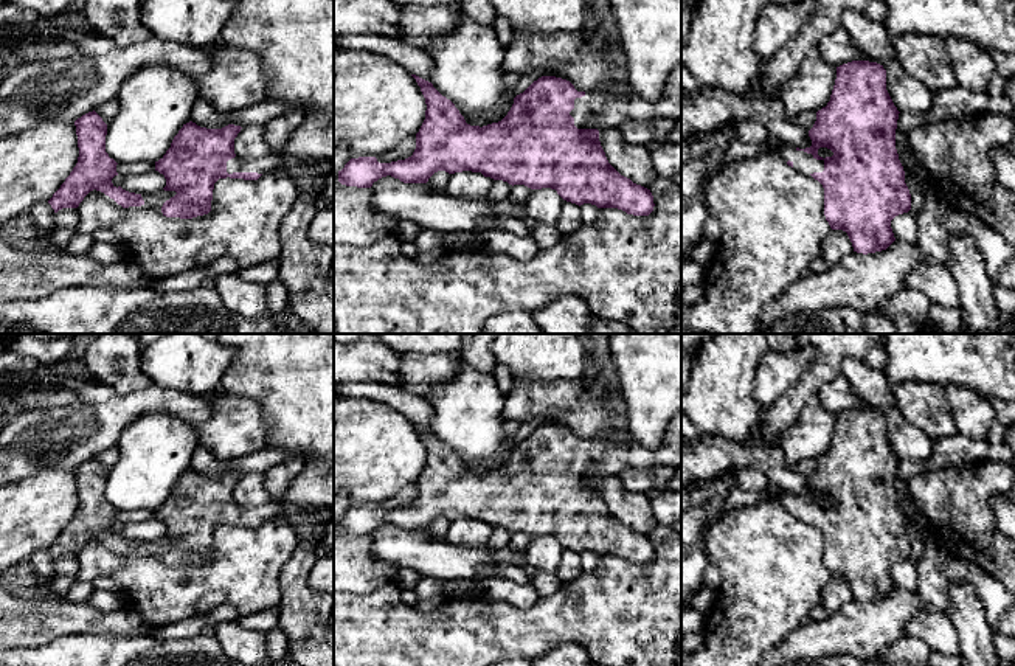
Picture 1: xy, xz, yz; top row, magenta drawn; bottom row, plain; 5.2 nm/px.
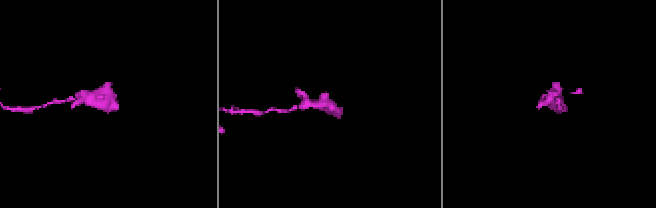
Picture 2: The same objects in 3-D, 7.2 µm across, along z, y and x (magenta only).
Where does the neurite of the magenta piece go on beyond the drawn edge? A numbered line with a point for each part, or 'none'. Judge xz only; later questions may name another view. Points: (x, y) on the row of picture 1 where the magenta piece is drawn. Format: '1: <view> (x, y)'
1: xz (593, 110)

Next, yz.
1: yz (803, 162)

